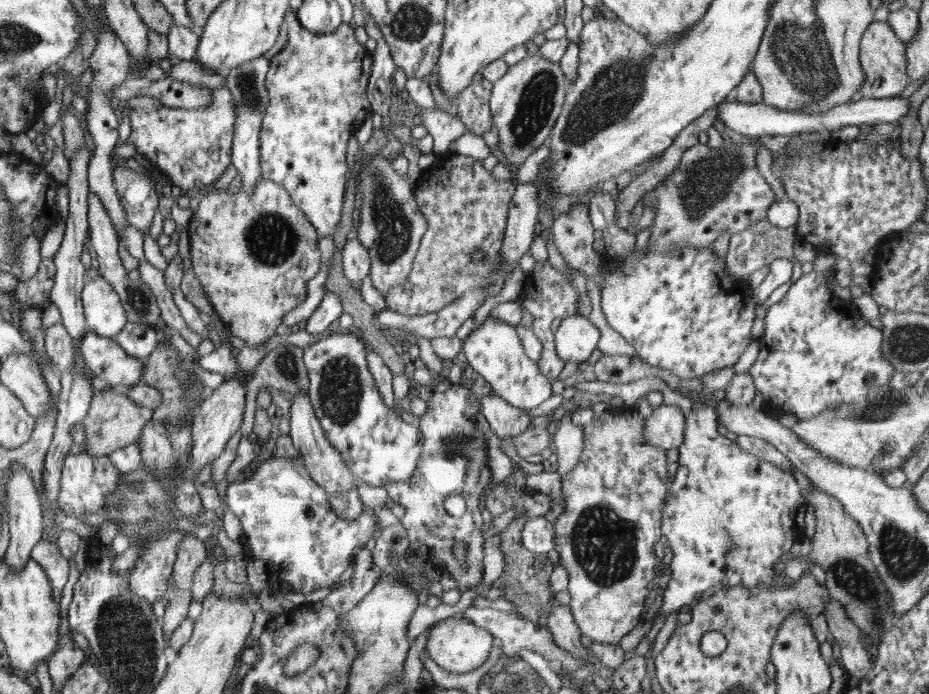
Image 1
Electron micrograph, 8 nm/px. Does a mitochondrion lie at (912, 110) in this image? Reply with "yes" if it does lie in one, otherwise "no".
no

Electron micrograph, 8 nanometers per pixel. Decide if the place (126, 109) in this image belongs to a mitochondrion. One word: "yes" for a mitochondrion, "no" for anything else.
no

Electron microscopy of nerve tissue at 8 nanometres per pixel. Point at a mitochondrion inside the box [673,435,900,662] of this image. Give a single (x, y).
(853, 580)

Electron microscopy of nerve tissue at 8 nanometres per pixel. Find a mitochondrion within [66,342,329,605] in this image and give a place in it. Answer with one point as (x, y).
(132, 489)

